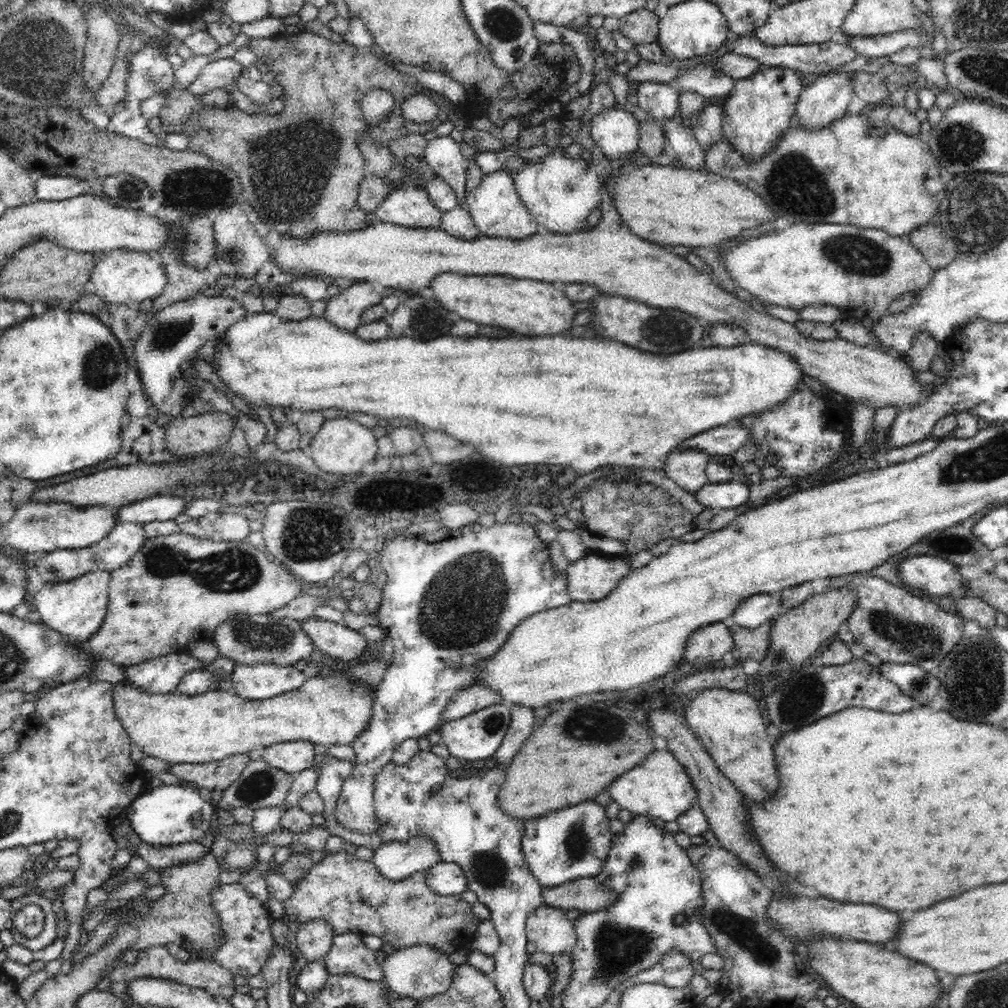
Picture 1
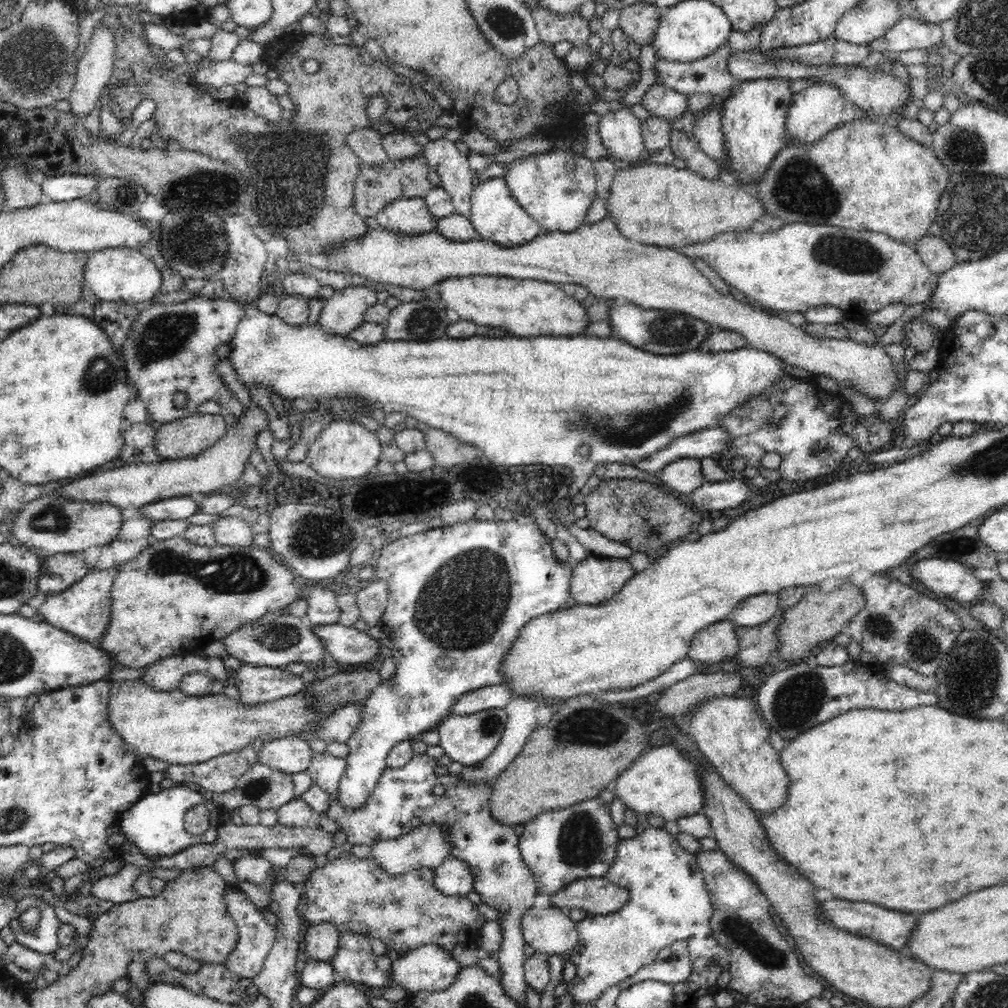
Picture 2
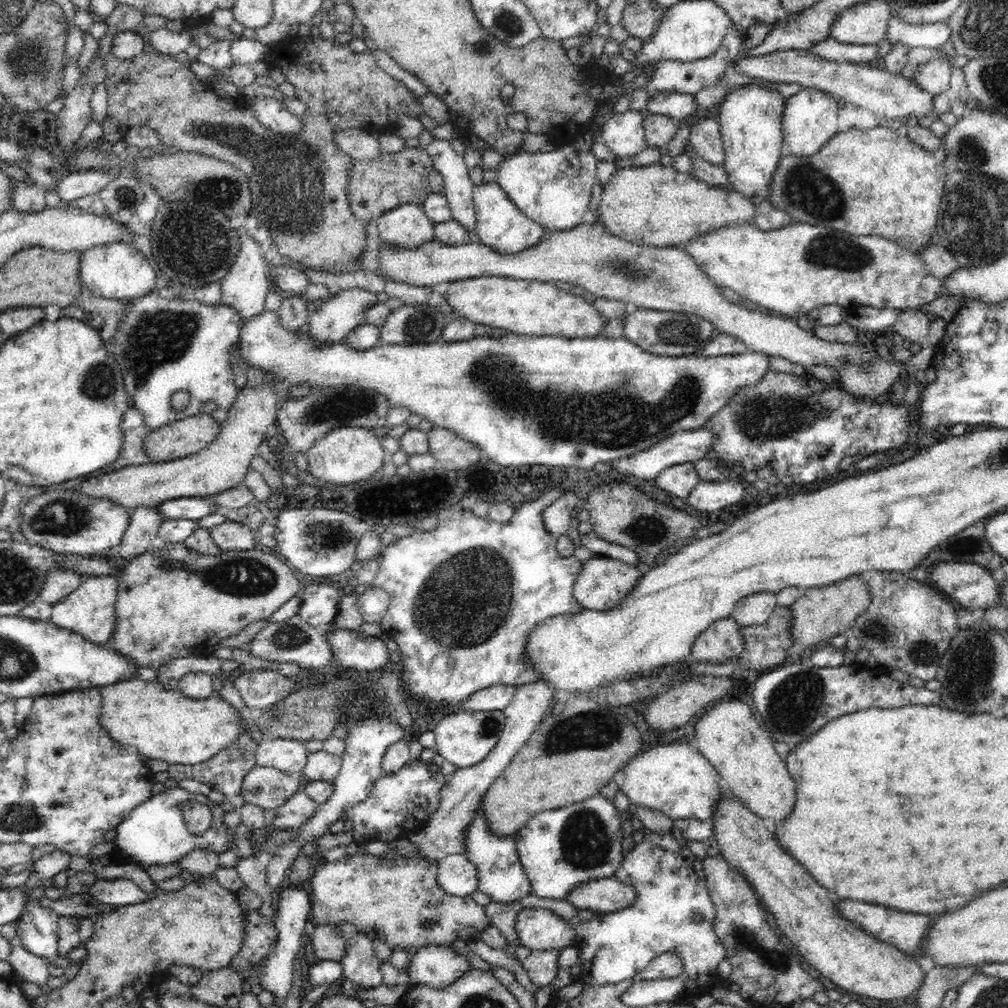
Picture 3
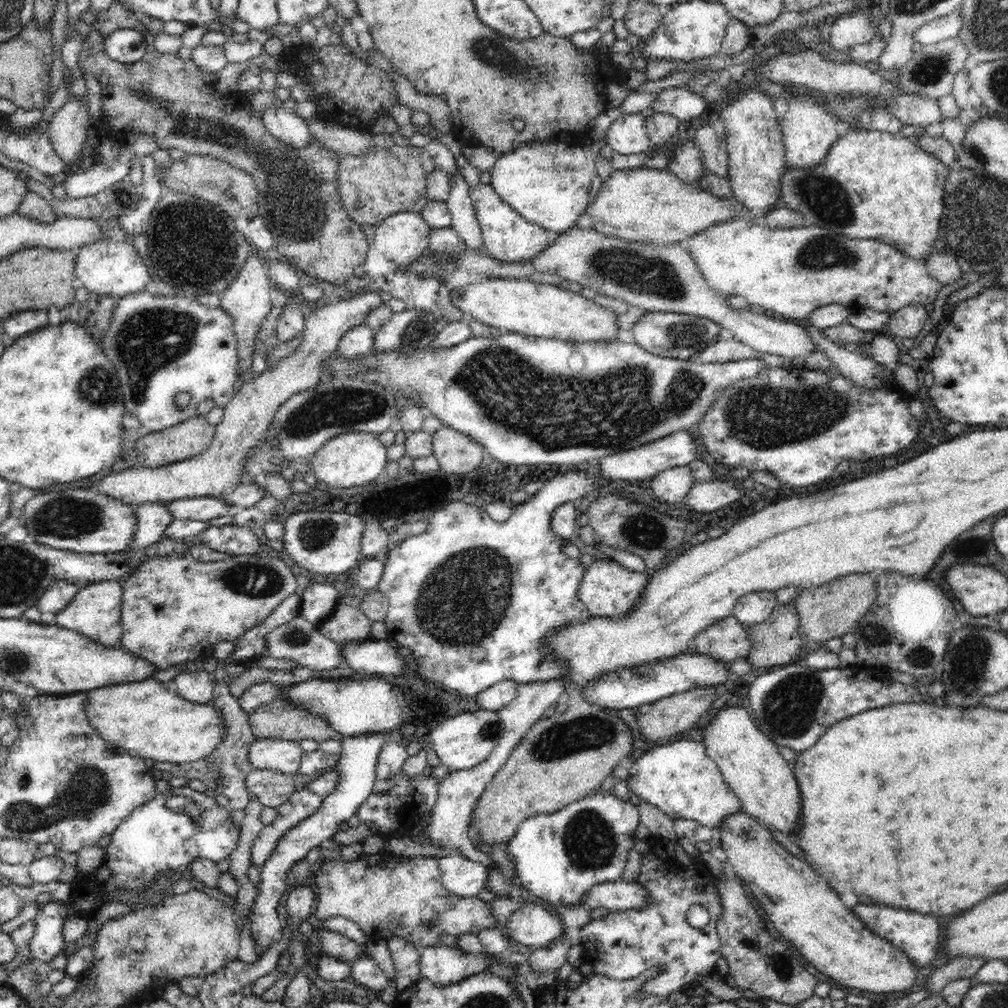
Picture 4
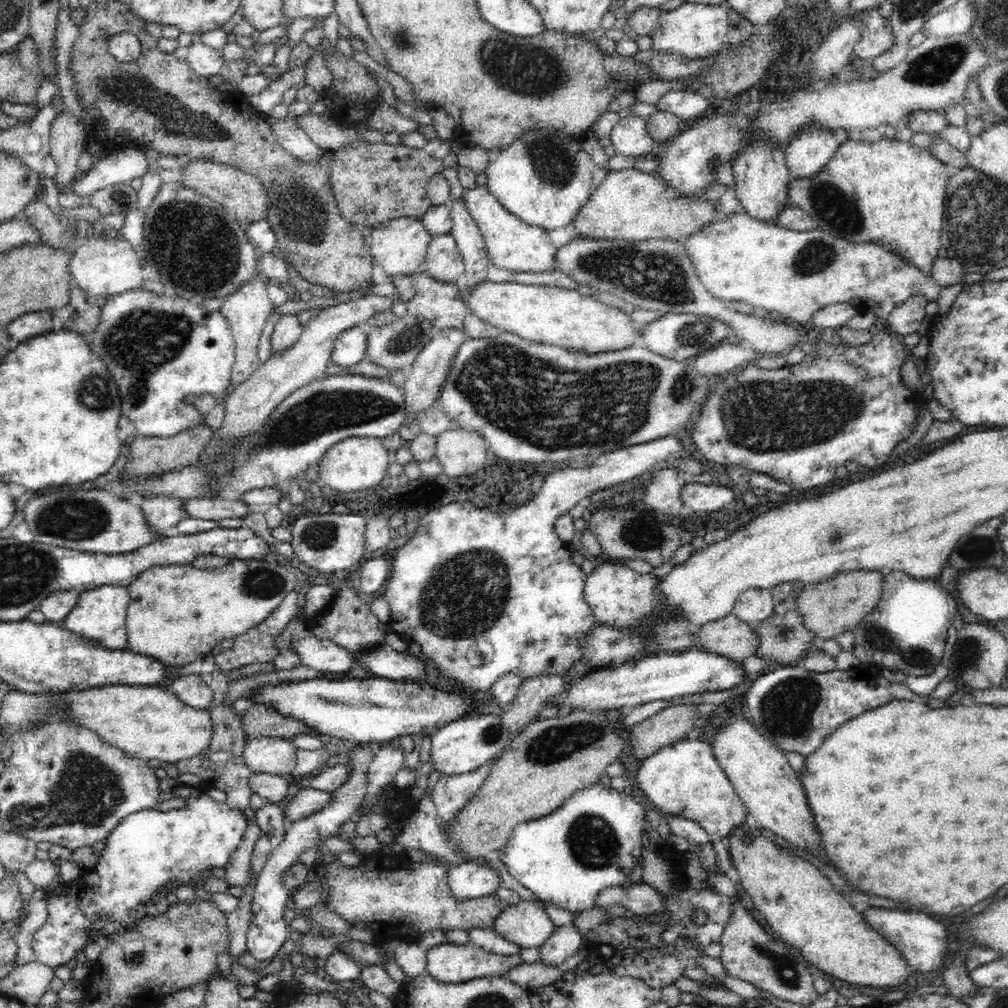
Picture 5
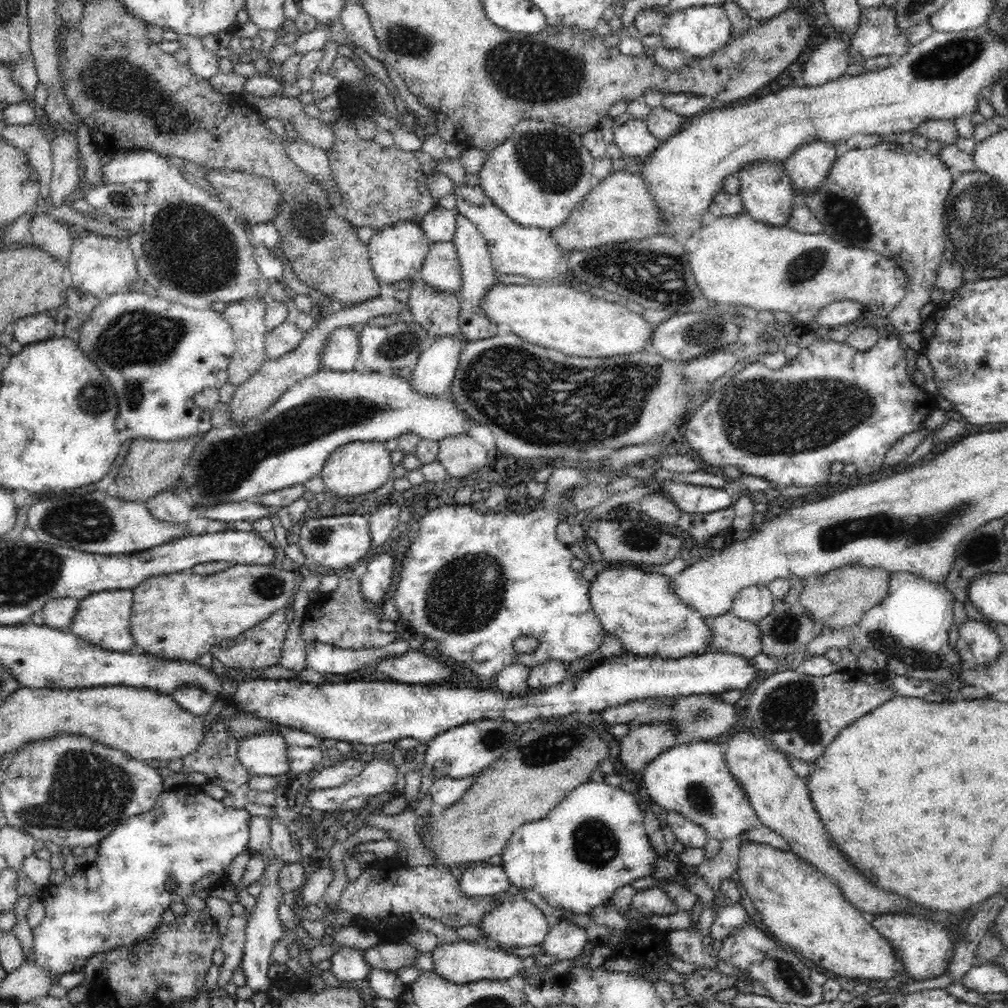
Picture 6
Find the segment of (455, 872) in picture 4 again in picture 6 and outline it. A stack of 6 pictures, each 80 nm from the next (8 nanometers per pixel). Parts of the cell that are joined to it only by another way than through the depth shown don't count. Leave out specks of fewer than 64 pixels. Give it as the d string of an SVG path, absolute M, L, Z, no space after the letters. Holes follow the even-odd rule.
M474 864L457 877L458 888L470 897L495 896L508 890L511 882L502 865Z

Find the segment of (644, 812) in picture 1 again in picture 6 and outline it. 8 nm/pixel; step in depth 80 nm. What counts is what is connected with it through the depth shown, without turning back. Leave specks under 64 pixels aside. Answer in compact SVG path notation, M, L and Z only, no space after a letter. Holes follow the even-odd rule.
M694 741L674 745L654 757L644 768L644 788L662 814L677 812L701 826L708 839L725 841L739 837L742 832L758 826L758 818L751 807L750 798L729 771L723 754L725 744L711 741Z

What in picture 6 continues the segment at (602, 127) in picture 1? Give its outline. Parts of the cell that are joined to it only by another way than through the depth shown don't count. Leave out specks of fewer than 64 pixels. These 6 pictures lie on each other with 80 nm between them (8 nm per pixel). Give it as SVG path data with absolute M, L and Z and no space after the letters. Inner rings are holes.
M628 119L614 130L616 146L622 151L623 157L643 160L656 150L659 140L650 134L645 120Z

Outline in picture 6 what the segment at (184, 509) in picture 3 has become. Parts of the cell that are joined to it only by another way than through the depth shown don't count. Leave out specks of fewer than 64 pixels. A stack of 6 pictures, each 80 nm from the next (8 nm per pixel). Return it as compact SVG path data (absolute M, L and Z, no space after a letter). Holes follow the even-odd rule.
M229 502L221 505L202 506L196 505L195 510L202 514L202 518L210 520L220 520L222 522L254 522L260 518L271 518L272 512L264 505L248 502Z

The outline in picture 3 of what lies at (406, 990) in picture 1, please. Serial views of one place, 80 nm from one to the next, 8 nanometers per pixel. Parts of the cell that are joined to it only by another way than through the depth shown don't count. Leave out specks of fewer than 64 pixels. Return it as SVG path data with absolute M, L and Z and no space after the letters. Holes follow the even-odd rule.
M430 945L413 953L406 983L409 987L446 988L471 970L468 960L450 947Z

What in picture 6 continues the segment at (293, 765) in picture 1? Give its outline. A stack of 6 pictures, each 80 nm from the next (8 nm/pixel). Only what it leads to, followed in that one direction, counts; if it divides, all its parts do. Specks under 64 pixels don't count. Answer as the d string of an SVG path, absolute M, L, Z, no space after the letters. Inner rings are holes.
M252 734L242 739L238 759L250 776L275 776L284 778L290 772L288 745L283 734Z

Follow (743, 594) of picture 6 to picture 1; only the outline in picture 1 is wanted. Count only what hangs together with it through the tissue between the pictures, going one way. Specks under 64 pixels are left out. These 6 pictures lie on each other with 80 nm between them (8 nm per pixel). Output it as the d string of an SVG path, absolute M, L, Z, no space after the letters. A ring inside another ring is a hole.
M759 594L743 600L735 608L729 621L742 628L758 628L765 622L772 621L783 611L780 594Z

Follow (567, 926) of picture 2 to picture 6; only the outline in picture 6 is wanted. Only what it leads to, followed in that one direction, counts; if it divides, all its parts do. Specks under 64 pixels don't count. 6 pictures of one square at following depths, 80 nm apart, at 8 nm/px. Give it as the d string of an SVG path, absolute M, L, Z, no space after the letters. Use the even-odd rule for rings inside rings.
M518 894L517 896L504 896L503 904L500 904L500 907L494 908L494 911L486 915L478 928L482 933L482 937L490 938L503 948L531 946L533 949L537 949L544 943L551 926L542 911L532 902L528 902L524 896Z

